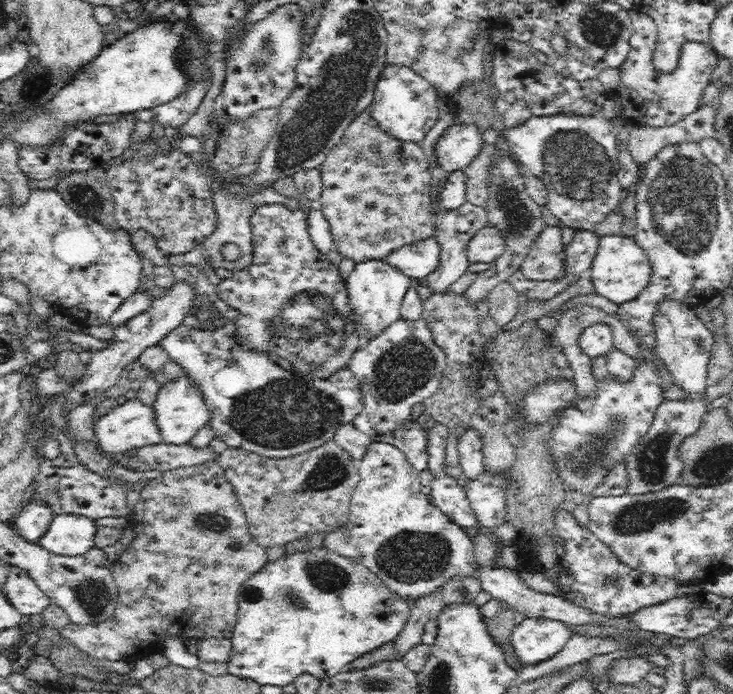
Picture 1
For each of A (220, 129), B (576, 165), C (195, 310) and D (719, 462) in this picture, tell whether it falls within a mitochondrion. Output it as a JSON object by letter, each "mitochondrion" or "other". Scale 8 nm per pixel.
{"A":"other","B":"mitochondrion","C":"other","D":"mitochondrion"}

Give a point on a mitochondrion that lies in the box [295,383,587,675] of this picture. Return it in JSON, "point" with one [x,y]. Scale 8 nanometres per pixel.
{"point":[410,556]}

